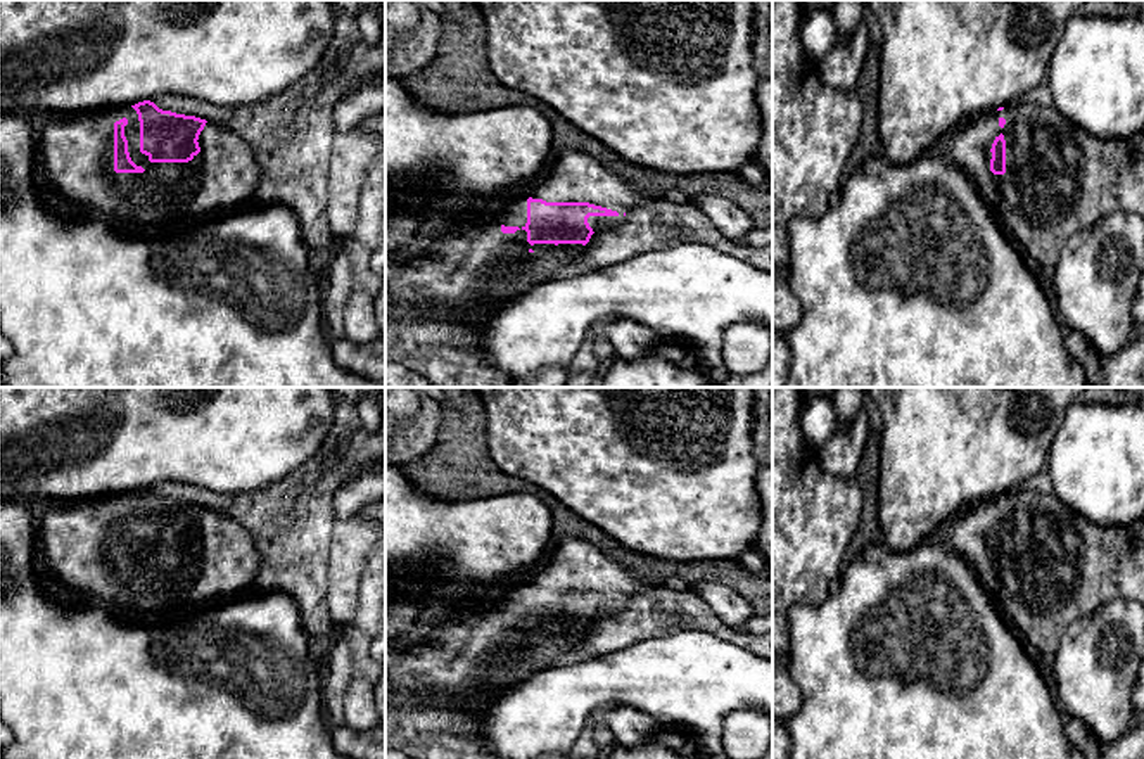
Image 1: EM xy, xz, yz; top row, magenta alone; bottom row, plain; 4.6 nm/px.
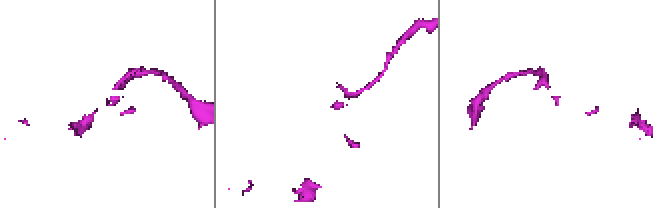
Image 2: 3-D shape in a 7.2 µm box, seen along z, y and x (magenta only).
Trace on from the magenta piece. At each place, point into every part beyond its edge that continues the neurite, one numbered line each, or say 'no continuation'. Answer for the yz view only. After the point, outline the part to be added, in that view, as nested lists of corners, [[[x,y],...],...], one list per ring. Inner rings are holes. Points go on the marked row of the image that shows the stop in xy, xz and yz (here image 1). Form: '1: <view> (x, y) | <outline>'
1: yz (1058, 180) | [[[1013,102],[961,124],[949,161],[969,176],[995,223],[1021,254],[1042,268],[1054,268],[1066,242],[1109,213],[1128,211],[1144,218],[1144,130],[1125,140],[1106,140],[1070,123],[1052,104]],[[1001,133],[1006,173],[994,175],[990,149]]]

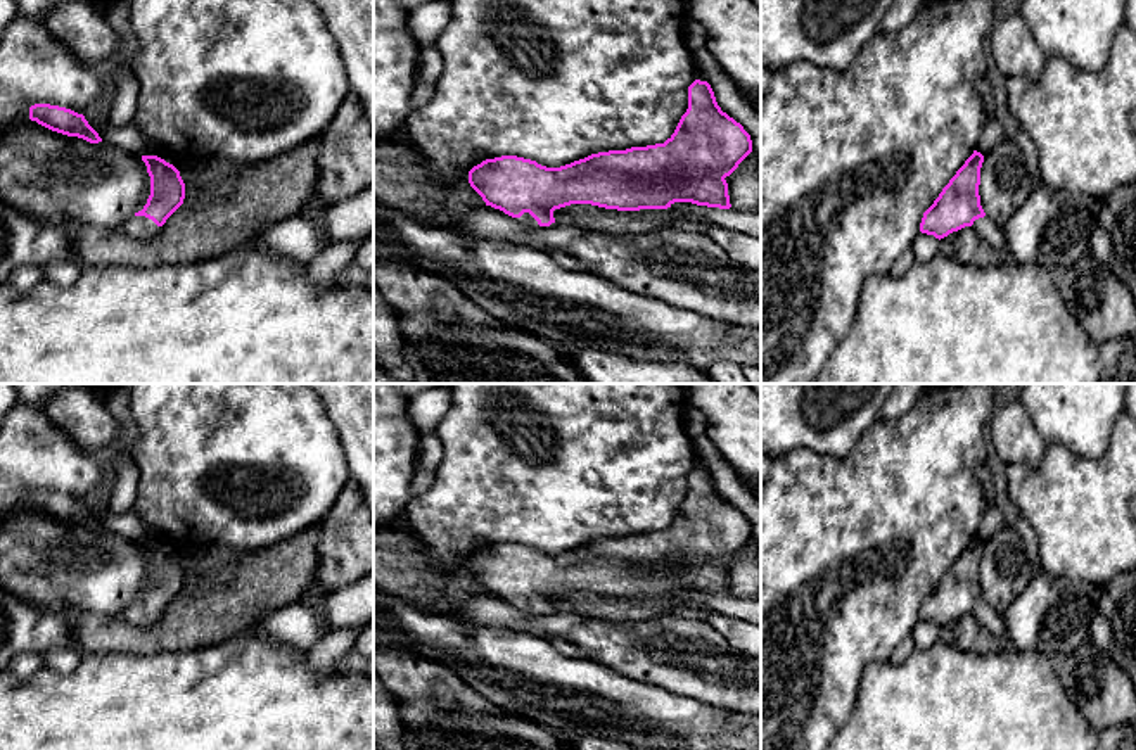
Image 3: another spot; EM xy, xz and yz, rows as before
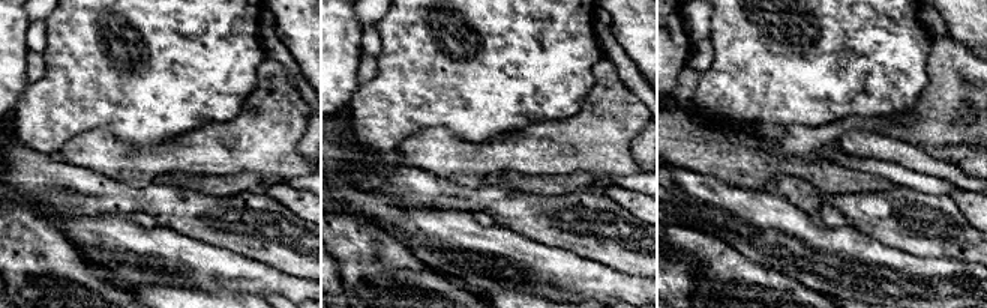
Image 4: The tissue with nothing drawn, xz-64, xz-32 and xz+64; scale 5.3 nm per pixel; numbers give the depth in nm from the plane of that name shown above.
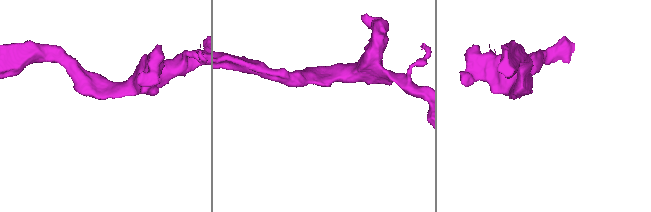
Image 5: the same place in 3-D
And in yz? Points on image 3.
1: yz (984, 227) | [[[987,216],[975,219],[972,228],[1006,259],[1008,245],[1005,228],[998,226]]]

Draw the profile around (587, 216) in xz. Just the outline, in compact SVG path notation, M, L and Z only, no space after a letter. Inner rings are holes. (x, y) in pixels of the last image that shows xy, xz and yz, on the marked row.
M571 204L553 211L557 225L617 235L652 232L669 226L681 213L667 207L659 211L617 211L591 204Z

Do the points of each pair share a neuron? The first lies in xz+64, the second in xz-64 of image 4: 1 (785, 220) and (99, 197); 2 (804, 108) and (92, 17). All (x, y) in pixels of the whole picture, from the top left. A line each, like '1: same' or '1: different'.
1: different
2: same

